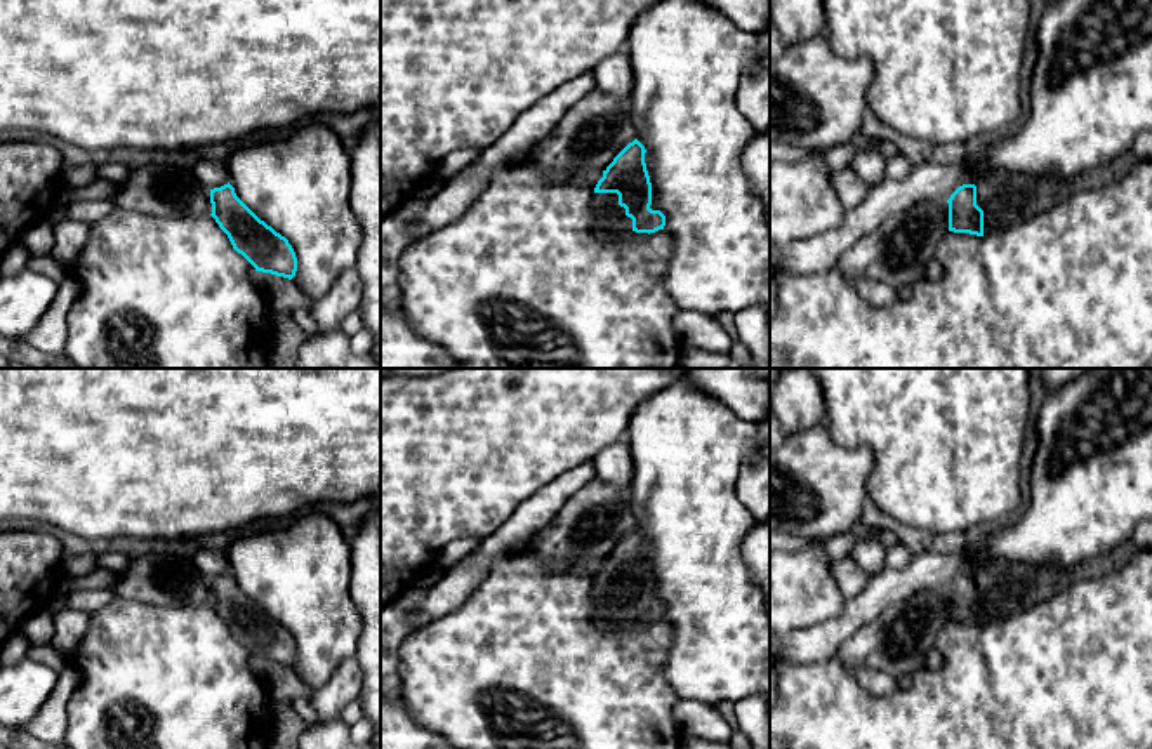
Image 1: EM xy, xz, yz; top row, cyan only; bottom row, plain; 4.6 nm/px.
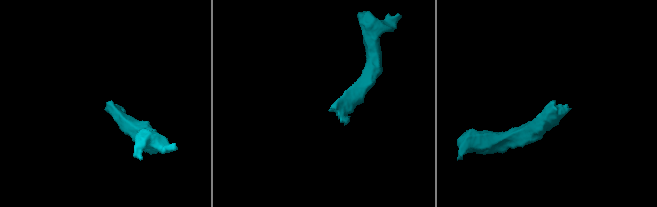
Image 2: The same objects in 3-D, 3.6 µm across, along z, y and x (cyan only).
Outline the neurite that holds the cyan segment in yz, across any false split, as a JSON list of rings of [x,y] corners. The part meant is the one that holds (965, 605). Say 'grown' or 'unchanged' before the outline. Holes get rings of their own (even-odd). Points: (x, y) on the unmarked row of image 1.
grown | [[[1126,542],[1072,567],[1003,565],[959,575],[949,593],[949,620],[983,626],[1046,601],[1079,580],[1122,568],[1138,549]]]

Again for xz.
grown | [[[634,528],[603,560],[593,582],[593,594],[603,610],[596,626],[650,624],[664,619],[665,605],[652,589],[645,542],[645,535]]]

